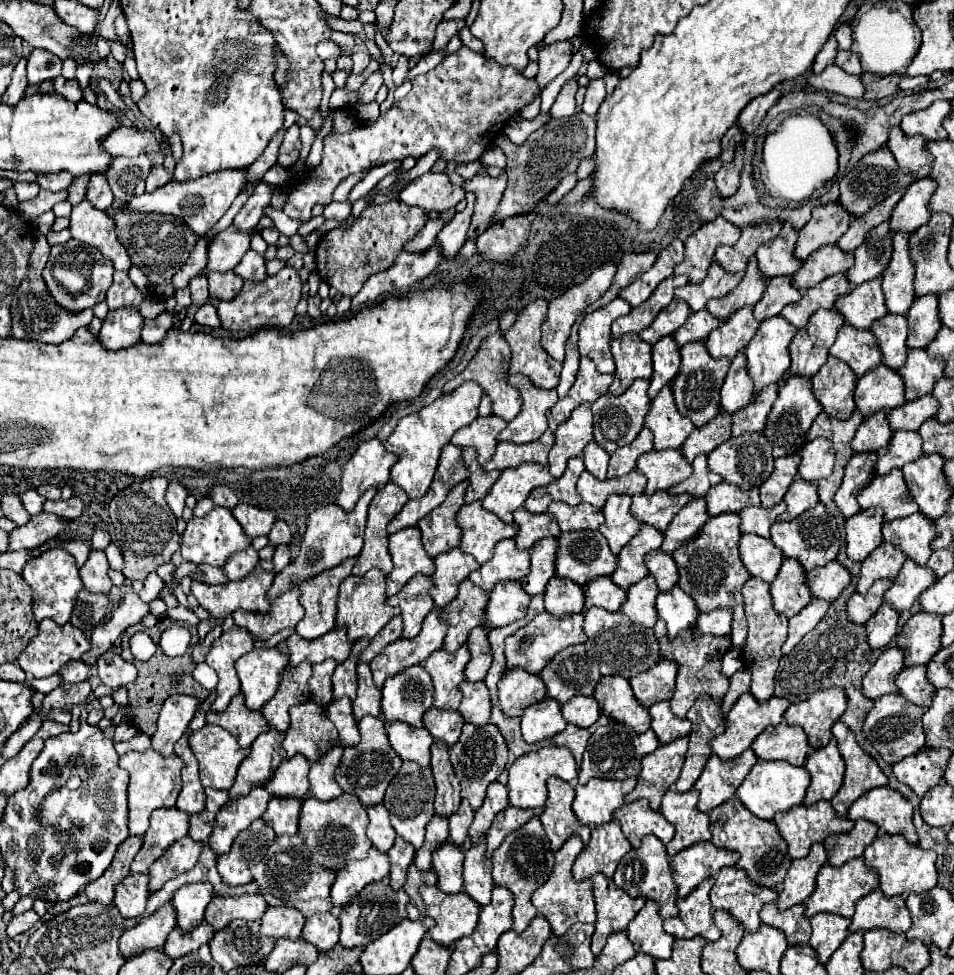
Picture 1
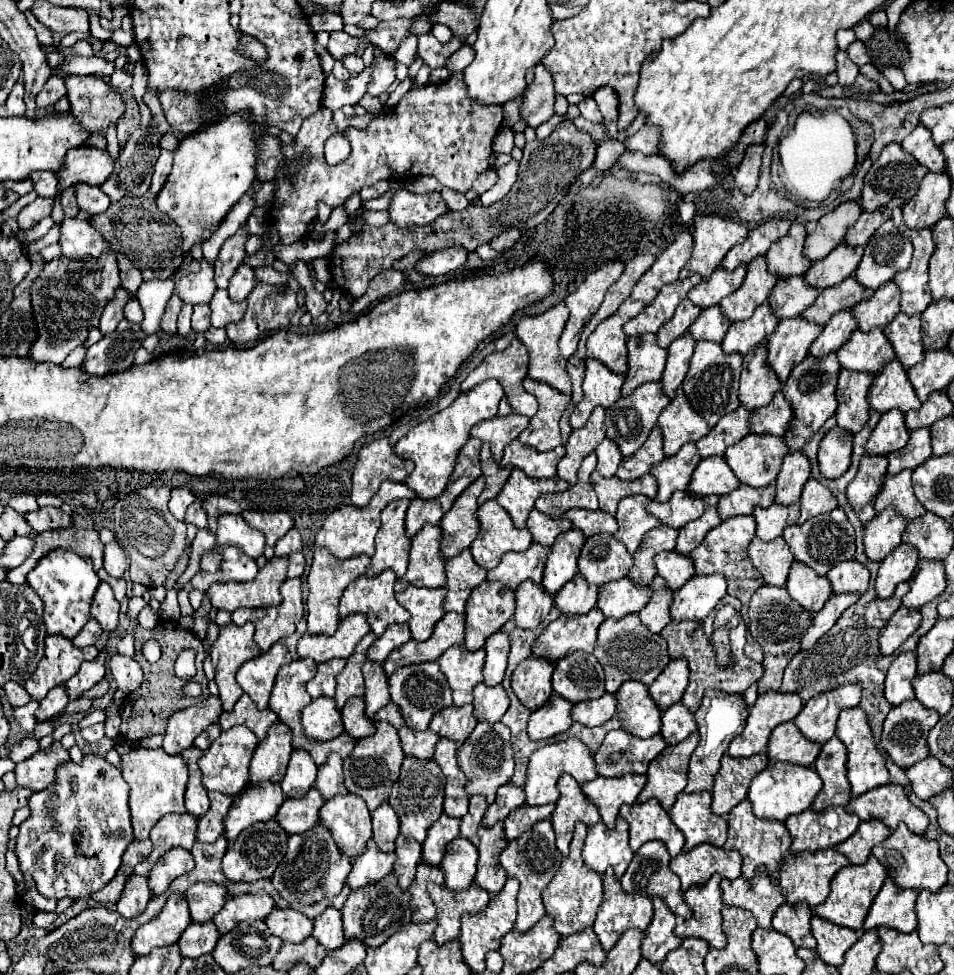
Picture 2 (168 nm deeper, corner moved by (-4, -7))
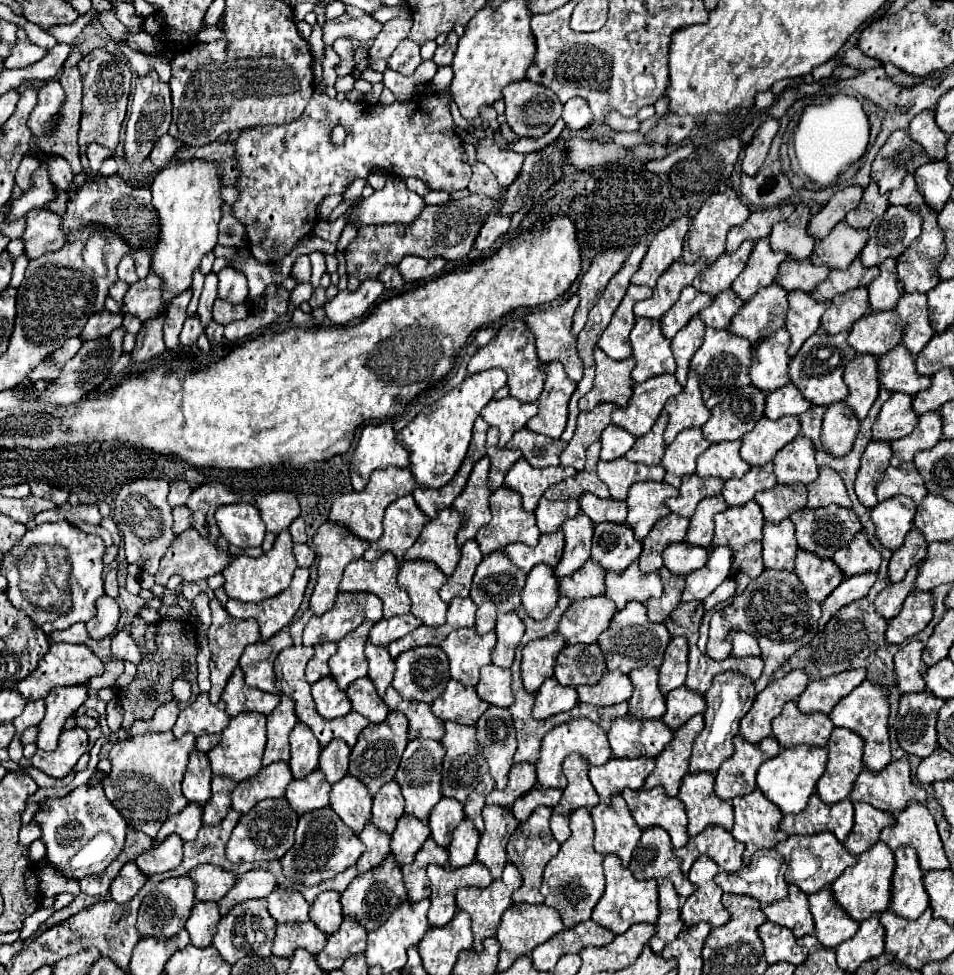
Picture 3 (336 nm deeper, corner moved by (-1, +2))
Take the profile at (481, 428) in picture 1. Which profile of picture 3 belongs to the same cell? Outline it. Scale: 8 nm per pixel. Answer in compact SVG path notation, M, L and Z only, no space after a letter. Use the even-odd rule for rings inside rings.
M505 397L501 401L489 401L481 417L499 429L499 447L505 447L515 431L523 429L531 417L539 413L539 403L521 403L513 397Z

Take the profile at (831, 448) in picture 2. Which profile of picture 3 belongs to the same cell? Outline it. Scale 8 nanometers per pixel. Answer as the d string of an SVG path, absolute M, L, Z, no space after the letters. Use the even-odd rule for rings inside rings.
M837 401L827 407L821 431L825 451L837 457L847 455L855 443L857 433L859 433L859 419L855 419L855 413L843 401Z

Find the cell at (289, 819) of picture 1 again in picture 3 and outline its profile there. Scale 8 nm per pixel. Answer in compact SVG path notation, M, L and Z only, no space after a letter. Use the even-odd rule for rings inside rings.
M315 769L305 779L293 779L293 783L289 783L287 787L285 799L299 815L305 815L309 811L327 807L329 793L331 793L331 785L327 783L325 775L319 769Z

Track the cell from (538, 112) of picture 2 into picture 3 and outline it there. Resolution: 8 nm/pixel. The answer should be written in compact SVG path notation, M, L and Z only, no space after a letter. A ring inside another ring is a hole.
M527 79L503 89L507 125L519 137L543 137L561 117L563 103L543 85Z

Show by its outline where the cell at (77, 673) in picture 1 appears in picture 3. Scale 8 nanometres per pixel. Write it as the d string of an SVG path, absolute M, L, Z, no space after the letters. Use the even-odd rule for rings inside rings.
M29 701L25 705L25 711L13 719L13 727L15 727L15 735L19 737L25 729L33 727L33 725L39 725L41 719L45 715L45 703L43 701Z

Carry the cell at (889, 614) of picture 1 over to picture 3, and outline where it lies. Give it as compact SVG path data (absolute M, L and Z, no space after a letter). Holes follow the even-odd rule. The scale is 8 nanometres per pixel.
M927 591L911 593L903 603L901 613L889 621L889 627L885 633L887 643L901 645L909 637L923 631L927 627L927 623L933 619L933 605L935 603L933 603L931 593L927 593Z

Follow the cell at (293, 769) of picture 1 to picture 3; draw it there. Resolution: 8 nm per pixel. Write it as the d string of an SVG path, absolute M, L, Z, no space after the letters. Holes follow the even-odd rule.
M297 723L293 727L289 741L291 741L291 761L289 761L291 773L295 779L303 779L313 769L317 769L321 745L305 723Z

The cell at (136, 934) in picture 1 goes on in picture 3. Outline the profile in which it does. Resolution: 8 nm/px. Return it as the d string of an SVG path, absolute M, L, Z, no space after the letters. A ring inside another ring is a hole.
M187 875L183 877L171 877L155 885L153 891L149 891L139 907L139 919L137 927L143 937L171 937L179 933L185 927L185 921L189 919L191 907L195 903L195 881Z

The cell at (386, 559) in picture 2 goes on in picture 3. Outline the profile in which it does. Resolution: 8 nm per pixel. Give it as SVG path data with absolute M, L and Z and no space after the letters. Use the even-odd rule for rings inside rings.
M405 495L395 499L383 519L383 537L365 551L363 559L365 561L375 561L379 559L385 551L393 551L397 561L403 561L407 549L417 541L423 525L427 523L427 515L417 507L413 495Z

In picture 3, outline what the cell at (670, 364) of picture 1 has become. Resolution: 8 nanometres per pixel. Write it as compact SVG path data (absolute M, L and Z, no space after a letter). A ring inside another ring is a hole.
M695 315L671 341L673 343L673 355L675 355L675 361L677 361L675 377L681 385L685 385L685 381L687 381L691 357L695 355L695 351L703 343L703 331L705 331L705 323L701 321L699 315Z

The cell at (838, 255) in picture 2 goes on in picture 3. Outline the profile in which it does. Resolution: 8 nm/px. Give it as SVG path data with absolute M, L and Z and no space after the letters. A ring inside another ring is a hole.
M839 221L833 231L815 243L815 251L809 257L815 265L827 265L829 269L843 269L861 253L867 243L865 229L853 229L847 221Z

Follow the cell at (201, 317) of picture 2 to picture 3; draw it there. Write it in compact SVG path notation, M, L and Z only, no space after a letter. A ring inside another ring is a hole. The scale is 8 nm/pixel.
M199 317L187 319L183 325L183 331L181 331L181 347L193 347L201 333L203 333L203 327L201 327Z

